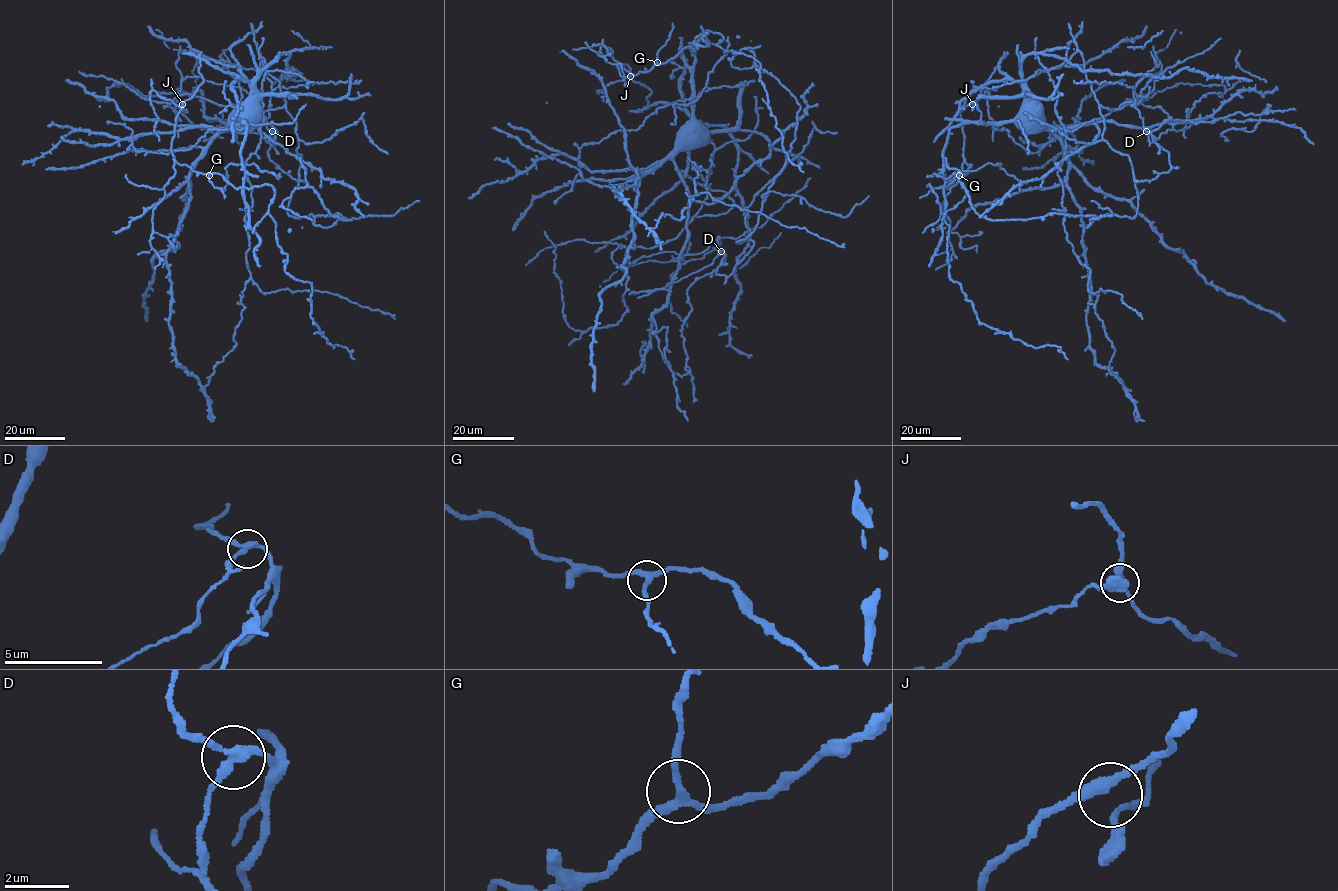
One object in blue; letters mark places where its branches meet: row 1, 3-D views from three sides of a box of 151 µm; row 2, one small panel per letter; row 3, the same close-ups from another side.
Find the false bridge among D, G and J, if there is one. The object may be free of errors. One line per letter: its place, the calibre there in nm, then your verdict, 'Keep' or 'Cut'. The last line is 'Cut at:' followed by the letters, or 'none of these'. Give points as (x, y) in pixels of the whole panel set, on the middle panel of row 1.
D: Place: (721, 251). Thickness 240 nm. Cut
G: Place: (657, 62). Thickness 220 nm. Keep
J: Place: (630, 76). Thickness 240 nm. Keep
Cut at: D

